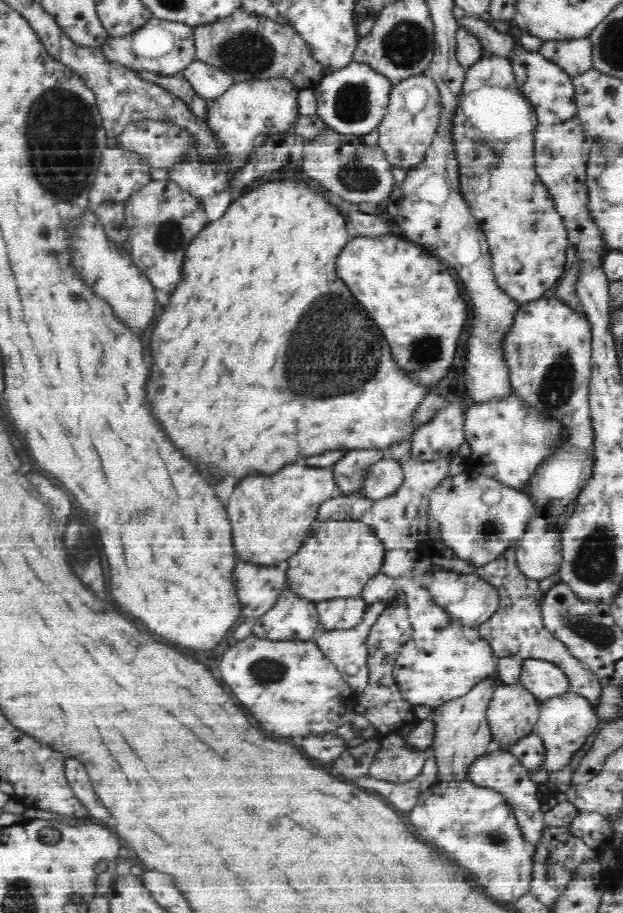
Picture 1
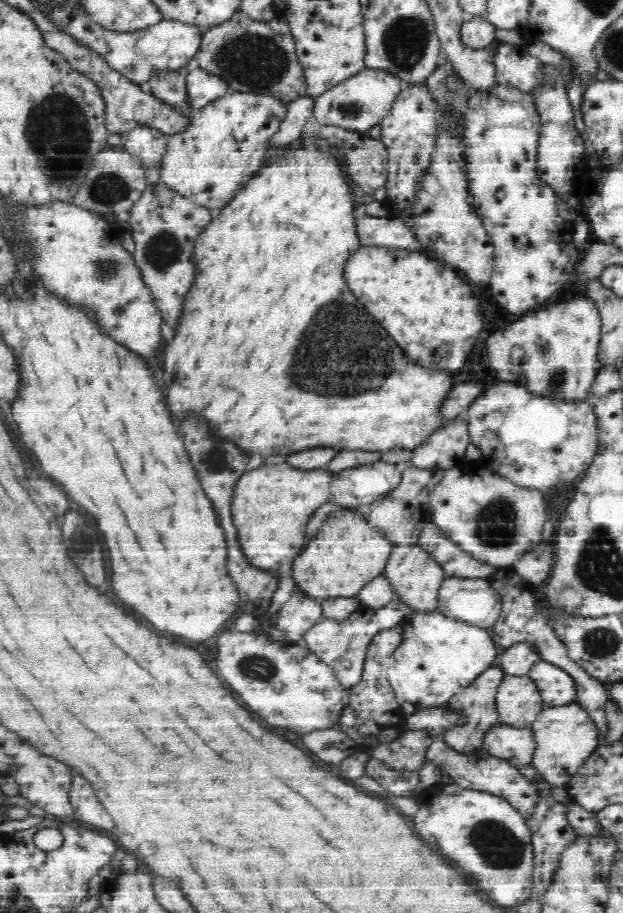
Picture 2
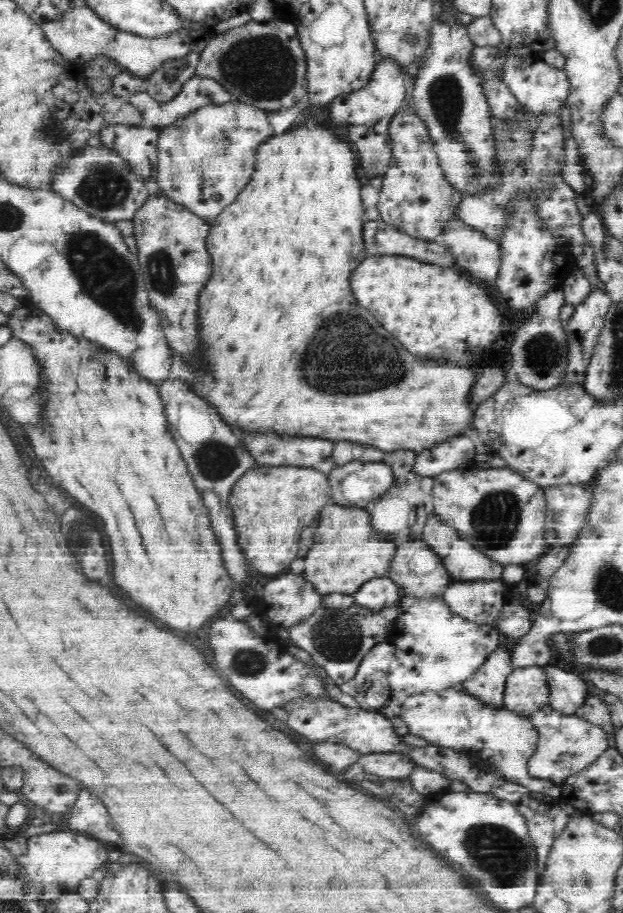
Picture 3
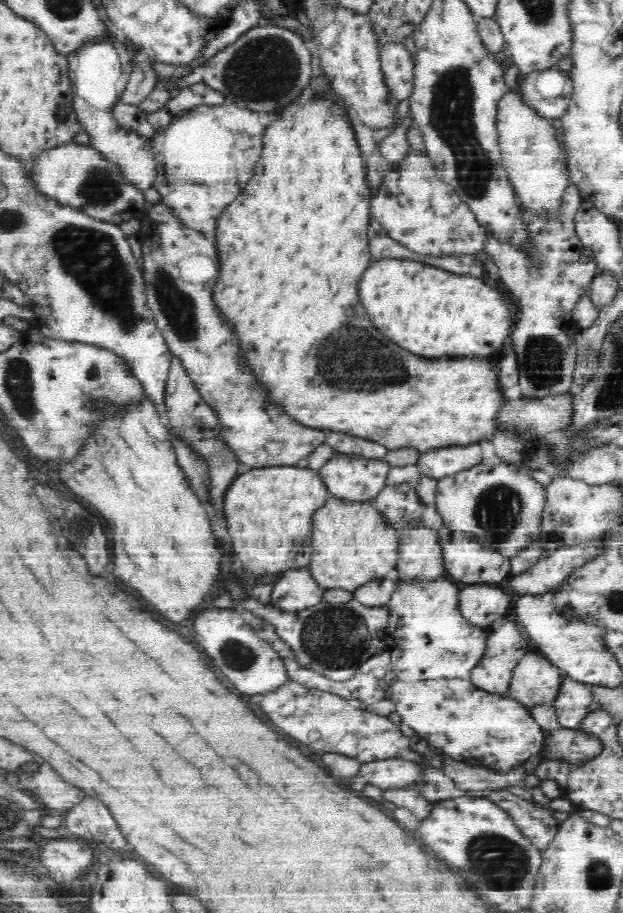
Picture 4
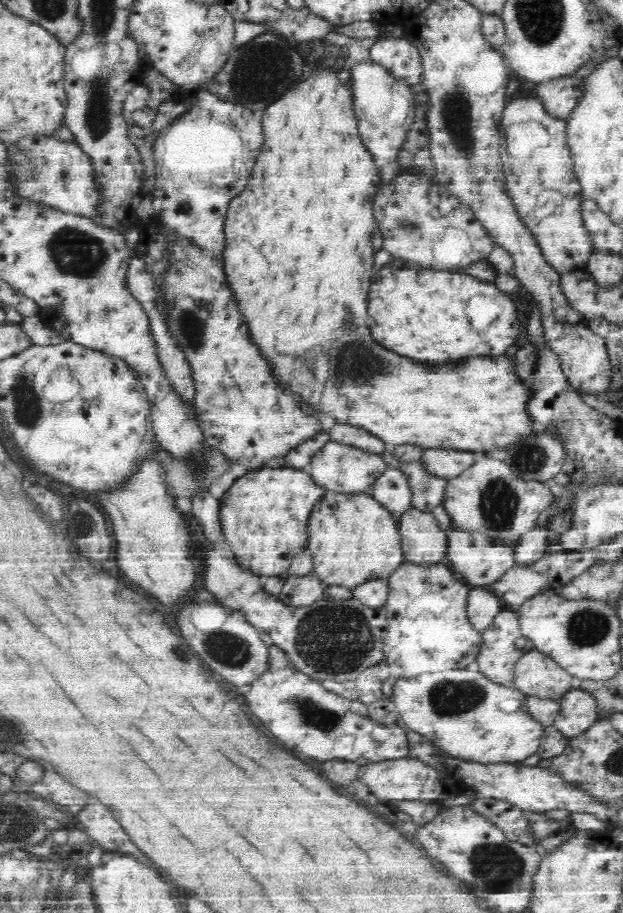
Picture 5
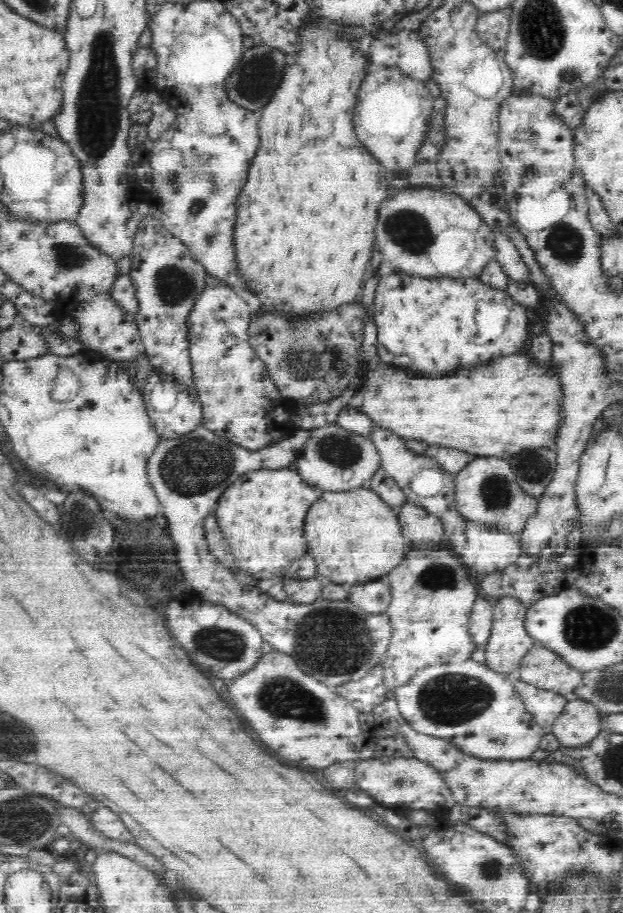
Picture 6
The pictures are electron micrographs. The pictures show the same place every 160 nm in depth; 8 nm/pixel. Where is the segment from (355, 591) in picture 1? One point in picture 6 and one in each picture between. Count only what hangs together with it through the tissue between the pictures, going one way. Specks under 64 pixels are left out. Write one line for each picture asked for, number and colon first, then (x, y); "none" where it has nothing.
2: (348, 552)
3: (349, 551)
4: (353, 542)
5: (352, 535)
6: (357, 536)

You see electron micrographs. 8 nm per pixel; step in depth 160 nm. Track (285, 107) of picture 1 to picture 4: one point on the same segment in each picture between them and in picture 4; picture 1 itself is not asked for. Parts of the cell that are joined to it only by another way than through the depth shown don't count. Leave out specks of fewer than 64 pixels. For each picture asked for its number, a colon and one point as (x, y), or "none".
2: (206, 161)
3: (212, 151)
4: (200, 157)

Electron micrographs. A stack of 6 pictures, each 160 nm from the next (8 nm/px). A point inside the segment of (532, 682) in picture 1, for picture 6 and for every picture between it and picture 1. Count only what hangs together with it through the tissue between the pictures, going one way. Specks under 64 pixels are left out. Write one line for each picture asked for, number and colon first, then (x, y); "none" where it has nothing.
2: (557, 687)
3: (568, 692)
4: (575, 702)
5: (578, 712)
6: (580, 723)

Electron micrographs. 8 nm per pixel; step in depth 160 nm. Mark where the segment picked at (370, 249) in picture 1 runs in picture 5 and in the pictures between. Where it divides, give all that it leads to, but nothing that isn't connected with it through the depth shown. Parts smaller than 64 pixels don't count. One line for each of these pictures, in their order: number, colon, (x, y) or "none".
2: (406, 293)
3: (436, 312)
4: (426, 310)
5: (421, 314)

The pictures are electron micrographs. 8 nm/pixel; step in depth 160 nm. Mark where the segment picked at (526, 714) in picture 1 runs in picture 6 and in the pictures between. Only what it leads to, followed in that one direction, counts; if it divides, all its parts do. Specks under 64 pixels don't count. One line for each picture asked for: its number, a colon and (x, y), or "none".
2: (519, 702)
3: (527, 690)
4: (535, 680)
5: (537, 674)
6: (542, 666)

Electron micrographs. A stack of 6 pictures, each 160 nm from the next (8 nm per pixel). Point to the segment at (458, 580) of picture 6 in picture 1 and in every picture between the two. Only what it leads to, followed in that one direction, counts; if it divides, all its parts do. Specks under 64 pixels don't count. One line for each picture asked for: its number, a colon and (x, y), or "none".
1: (432, 667)
2: (438, 657)
3: (436, 648)
4: (431, 638)
5: (426, 607)

